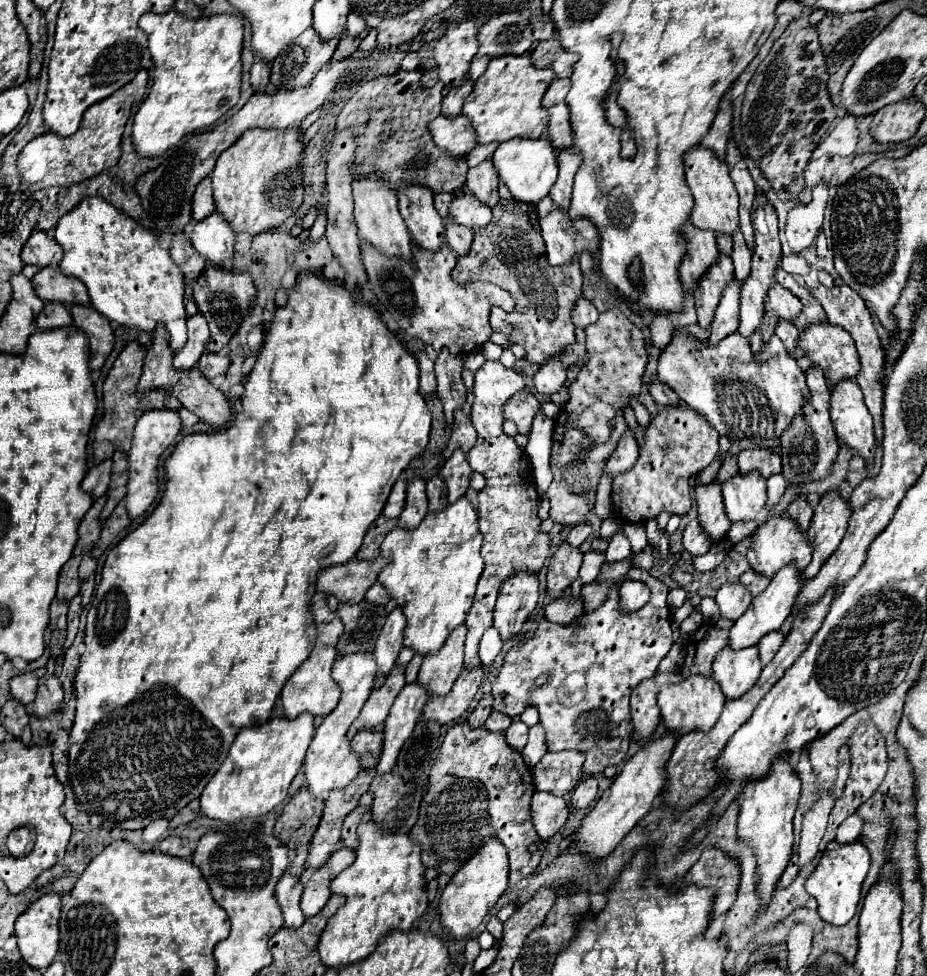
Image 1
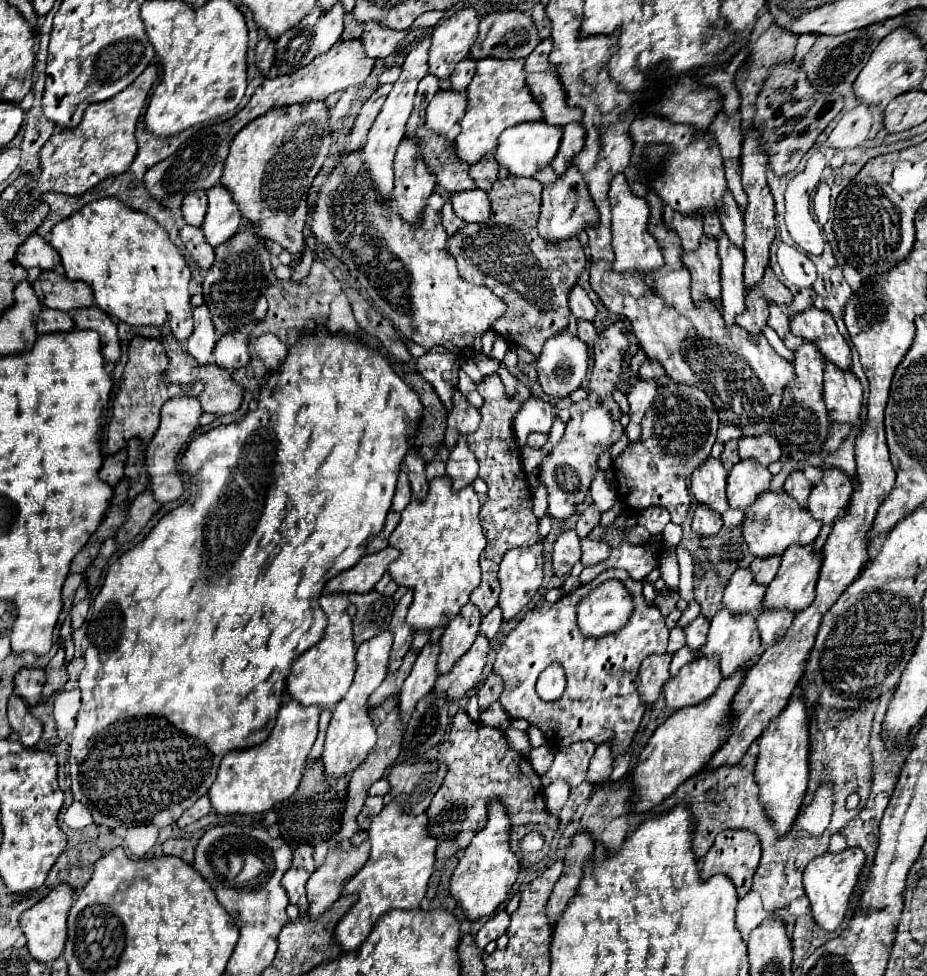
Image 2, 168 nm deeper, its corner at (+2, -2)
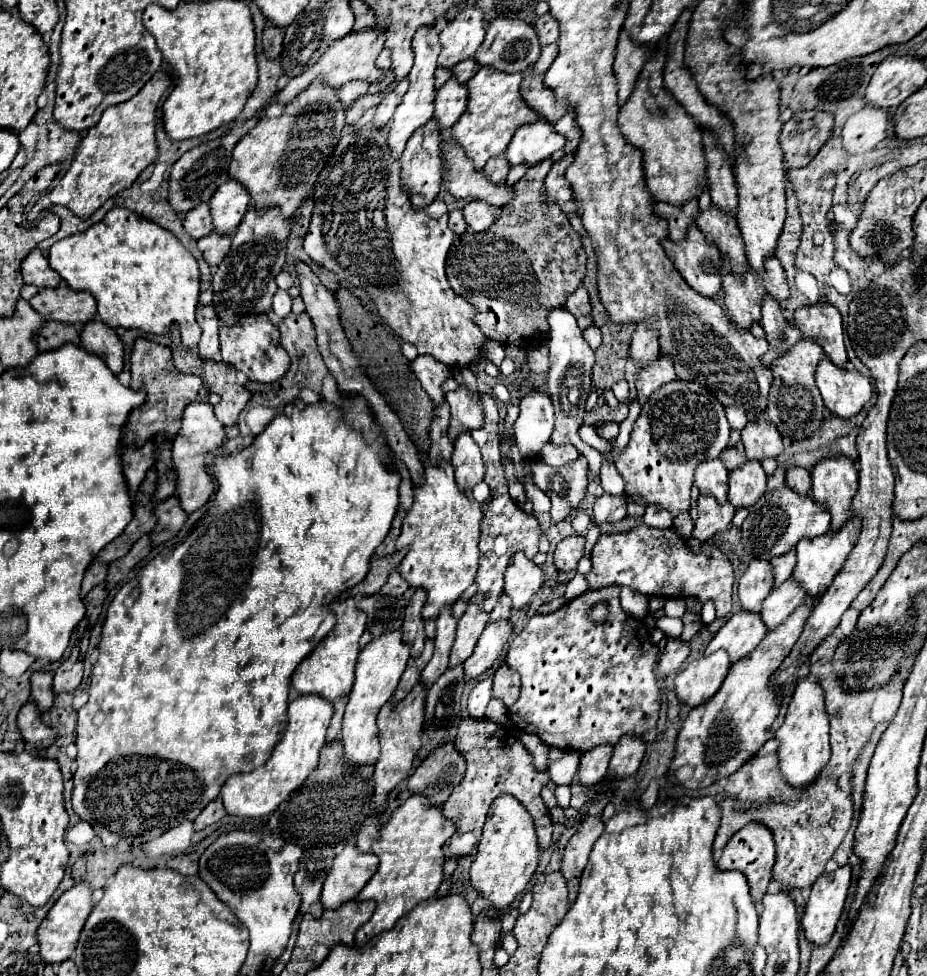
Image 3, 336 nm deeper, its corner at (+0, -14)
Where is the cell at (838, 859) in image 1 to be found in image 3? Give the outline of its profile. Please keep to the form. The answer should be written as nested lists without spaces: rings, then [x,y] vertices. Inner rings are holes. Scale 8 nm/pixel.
[[[850,867],[824,873],[812,885],[812,893],[802,915],[802,931],[812,945],[826,945],[830,941],[844,909],[848,887]]]

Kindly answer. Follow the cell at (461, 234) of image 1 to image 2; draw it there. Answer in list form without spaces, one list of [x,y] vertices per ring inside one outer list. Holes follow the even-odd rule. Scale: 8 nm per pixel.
[[[446,203],[446,205],[442,207],[442,225],[444,225],[444,229],[446,229],[448,235],[454,235],[454,233],[464,225],[464,221],[458,219],[456,215],[452,215],[452,213],[454,213],[454,211],[452,211],[450,203]]]

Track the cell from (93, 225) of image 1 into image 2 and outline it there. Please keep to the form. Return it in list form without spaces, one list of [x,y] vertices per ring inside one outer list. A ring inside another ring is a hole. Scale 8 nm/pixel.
[[[114,197],[98,199],[82,207],[82,211],[72,213],[54,225],[50,233],[50,245],[62,257],[62,265],[68,279],[80,279],[92,287],[94,301],[102,311],[116,317],[128,325],[156,325],[160,327],[168,317],[173,338],[186,341],[192,333],[192,309],[190,309],[190,269],[180,253],[180,249],[168,239],[168,233],[152,221],[148,215],[122,205]]]

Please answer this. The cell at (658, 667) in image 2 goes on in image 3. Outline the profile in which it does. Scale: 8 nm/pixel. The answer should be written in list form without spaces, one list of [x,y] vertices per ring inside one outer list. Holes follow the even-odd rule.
[[[668,637],[666,647],[662,651],[662,657],[658,661],[658,673],[660,675],[676,673],[684,665],[688,655],[690,655],[690,645],[688,643],[684,643],[680,637]]]

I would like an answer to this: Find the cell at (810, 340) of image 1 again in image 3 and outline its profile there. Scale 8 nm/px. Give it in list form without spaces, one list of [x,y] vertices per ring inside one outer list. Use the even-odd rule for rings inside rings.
[[[818,301],[814,305],[806,305],[798,311],[794,311],[790,323],[802,331],[806,339],[818,341],[826,355],[838,365],[844,367],[848,357],[846,357],[846,347],[844,347],[844,331],[842,331],[842,317],[840,311],[826,303]]]

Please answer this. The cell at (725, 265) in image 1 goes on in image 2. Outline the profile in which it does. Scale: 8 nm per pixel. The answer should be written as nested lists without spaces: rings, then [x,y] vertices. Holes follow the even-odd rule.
[[[702,237],[702,247],[692,253],[684,253],[684,265],[692,275],[692,299],[700,303],[702,299],[716,301],[720,297],[720,259],[718,243],[712,237]]]

